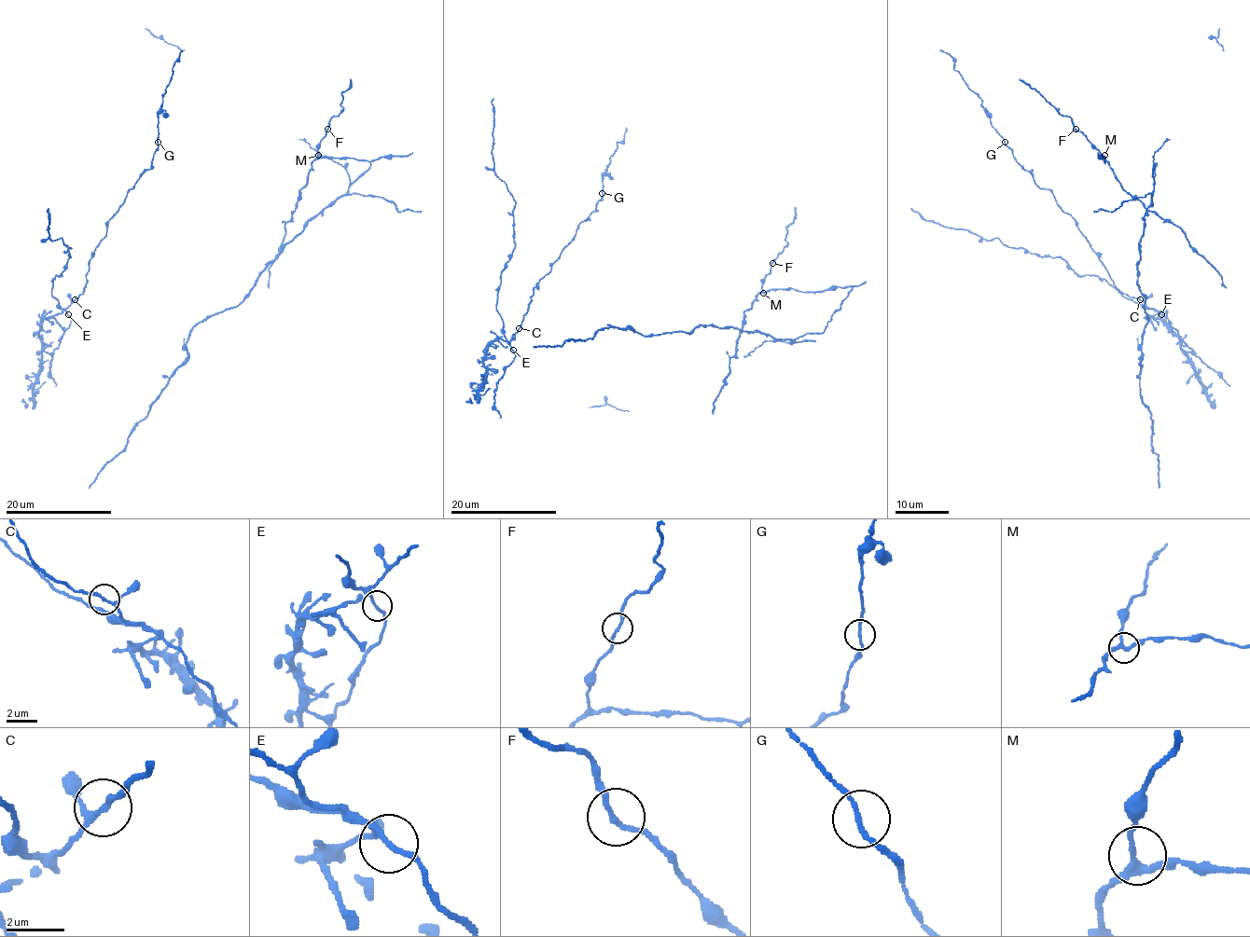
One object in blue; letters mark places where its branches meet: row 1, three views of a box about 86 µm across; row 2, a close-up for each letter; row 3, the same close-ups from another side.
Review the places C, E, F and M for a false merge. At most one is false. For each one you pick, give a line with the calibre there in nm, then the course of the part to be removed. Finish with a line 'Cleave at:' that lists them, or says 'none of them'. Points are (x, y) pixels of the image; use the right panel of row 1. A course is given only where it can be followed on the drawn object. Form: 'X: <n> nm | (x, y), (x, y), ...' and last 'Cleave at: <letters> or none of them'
Cleave at: none of them

